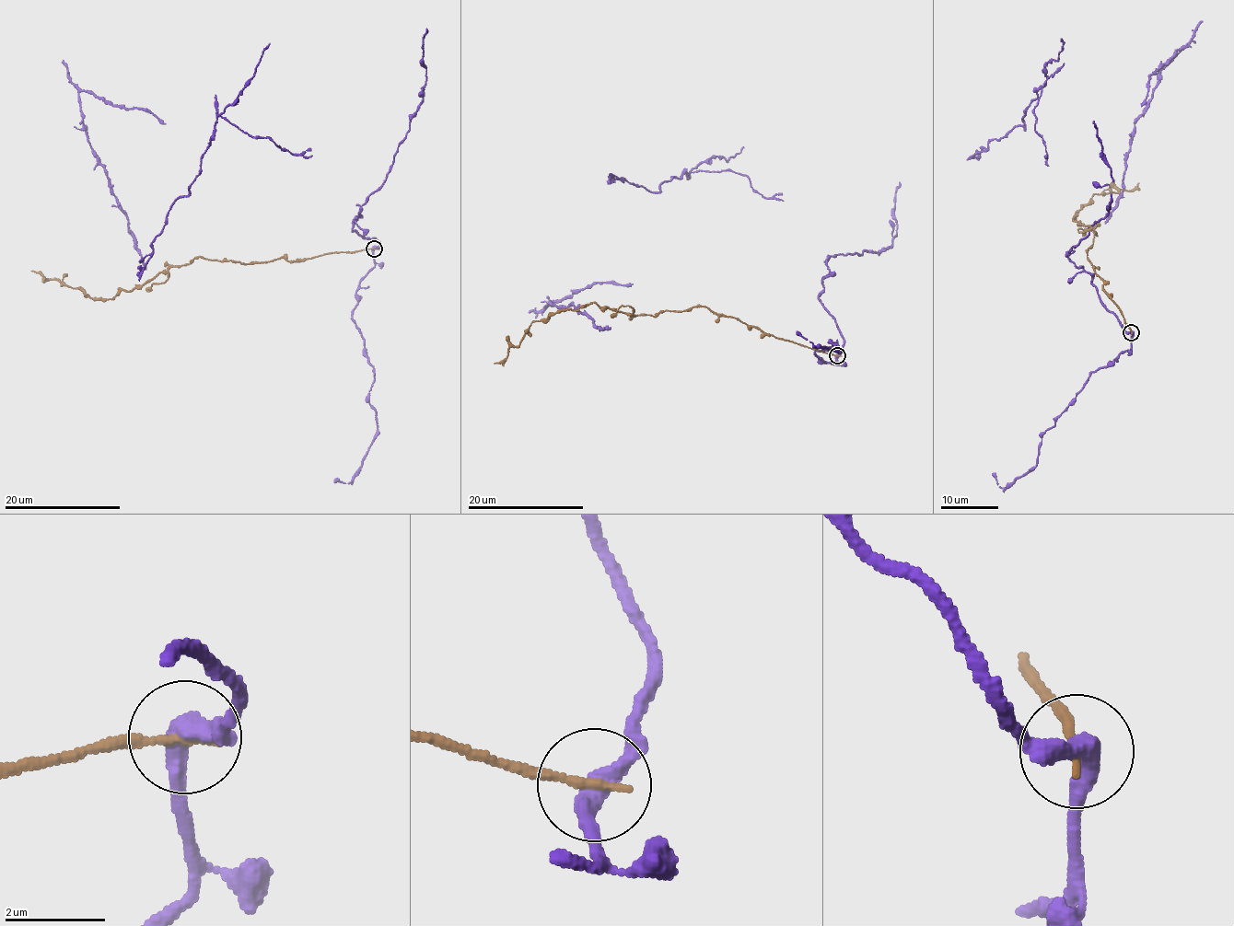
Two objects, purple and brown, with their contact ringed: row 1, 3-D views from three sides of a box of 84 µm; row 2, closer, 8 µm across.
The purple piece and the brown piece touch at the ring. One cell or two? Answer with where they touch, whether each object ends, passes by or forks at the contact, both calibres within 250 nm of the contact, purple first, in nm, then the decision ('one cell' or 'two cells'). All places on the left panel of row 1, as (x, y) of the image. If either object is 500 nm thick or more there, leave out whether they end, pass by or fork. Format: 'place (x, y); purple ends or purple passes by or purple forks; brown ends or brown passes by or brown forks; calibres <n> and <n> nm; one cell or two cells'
place (374, 248); purple passes by; brown ends; calibres 400 and 200 nm; two cells

